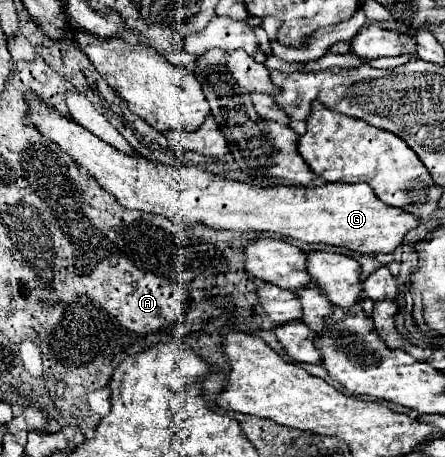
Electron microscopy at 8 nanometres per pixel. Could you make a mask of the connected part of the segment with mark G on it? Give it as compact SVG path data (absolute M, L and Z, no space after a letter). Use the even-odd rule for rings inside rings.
M27 96L27 100L31 104L27 122L35 124L47 140L59 144L125 208L163 214L177 224L201 222L211 228L239 232L275 232L307 244L325 242L345 246L359 254L393 252L403 242L403 236L421 224L421 220L409 212L383 204L367 184L327 182L311 188L257 188L219 178L217 174L203 172L197 166L163 166L145 158L135 158L115 150L81 124L59 116L35 96Z

